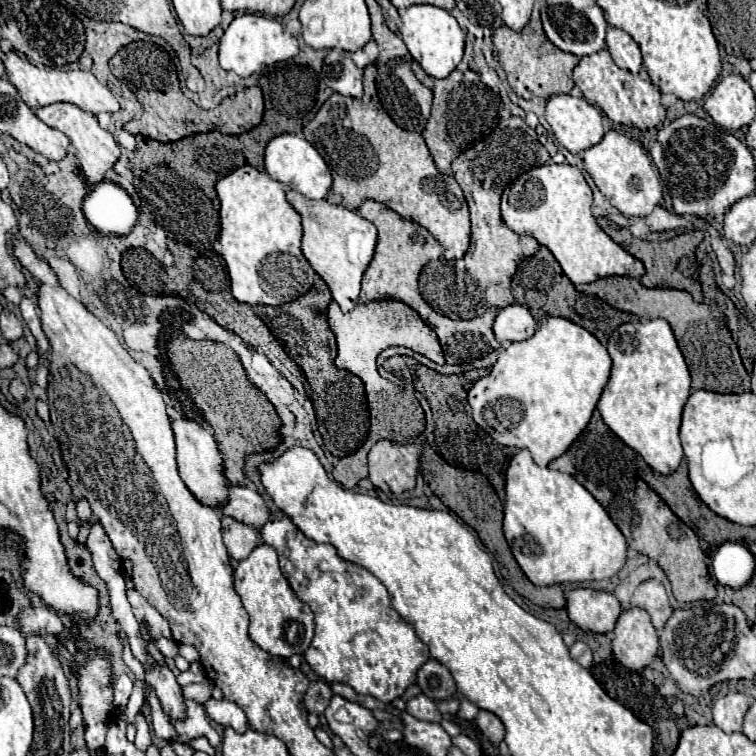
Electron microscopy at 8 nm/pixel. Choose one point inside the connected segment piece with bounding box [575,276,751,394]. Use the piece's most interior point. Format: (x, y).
(705, 343)

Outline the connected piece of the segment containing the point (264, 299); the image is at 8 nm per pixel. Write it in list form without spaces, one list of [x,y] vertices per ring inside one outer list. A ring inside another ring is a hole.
[[[241,166],[229,176],[221,178],[217,184],[217,196],[221,200],[221,256],[227,264],[231,276],[231,294],[237,302],[245,304],[269,304],[279,306],[303,296],[315,280],[315,272],[301,254],[301,216],[285,200],[285,186],[265,172],[255,170],[253,166]]]

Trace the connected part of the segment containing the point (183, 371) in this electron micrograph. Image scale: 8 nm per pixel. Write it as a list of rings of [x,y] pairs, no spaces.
[[[175,336],[167,344],[167,358],[183,388],[189,390],[193,402],[203,410],[207,422],[215,430],[215,440],[225,456],[225,474],[231,484],[245,486],[245,458],[253,452],[275,450],[281,444],[281,418],[267,396],[247,378],[245,368],[235,350],[225,344]]]

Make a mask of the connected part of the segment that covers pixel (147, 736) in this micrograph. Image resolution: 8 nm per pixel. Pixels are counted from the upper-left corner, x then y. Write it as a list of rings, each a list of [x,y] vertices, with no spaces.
[[[139,712],[137,714],[137,720],[135,720],[135,726],[137,726],[137,734],[135,734],[135,746],[139,750],[147,750],[151,746],[151,728],[149,728],[149,722],[147,718]]]

